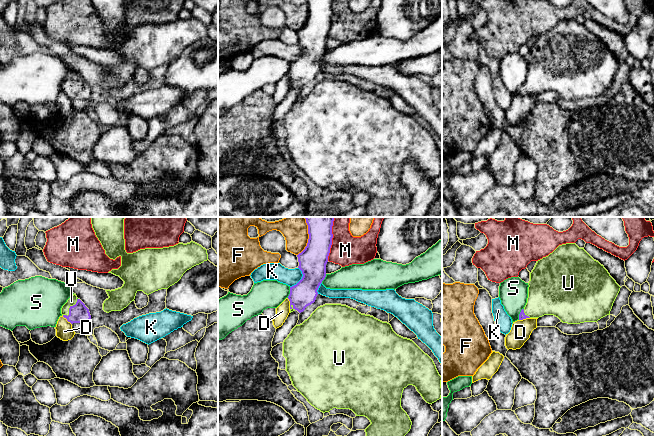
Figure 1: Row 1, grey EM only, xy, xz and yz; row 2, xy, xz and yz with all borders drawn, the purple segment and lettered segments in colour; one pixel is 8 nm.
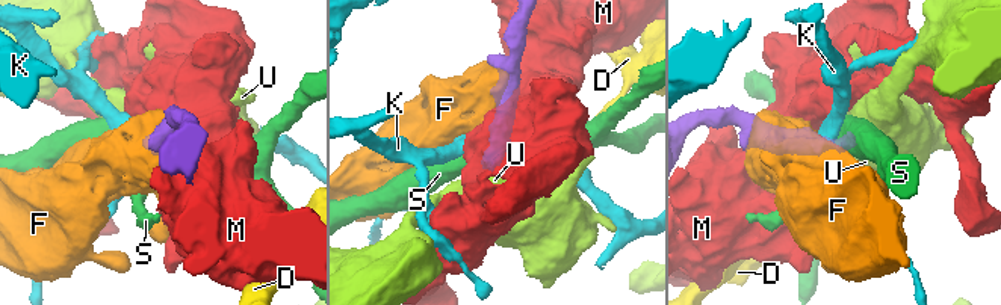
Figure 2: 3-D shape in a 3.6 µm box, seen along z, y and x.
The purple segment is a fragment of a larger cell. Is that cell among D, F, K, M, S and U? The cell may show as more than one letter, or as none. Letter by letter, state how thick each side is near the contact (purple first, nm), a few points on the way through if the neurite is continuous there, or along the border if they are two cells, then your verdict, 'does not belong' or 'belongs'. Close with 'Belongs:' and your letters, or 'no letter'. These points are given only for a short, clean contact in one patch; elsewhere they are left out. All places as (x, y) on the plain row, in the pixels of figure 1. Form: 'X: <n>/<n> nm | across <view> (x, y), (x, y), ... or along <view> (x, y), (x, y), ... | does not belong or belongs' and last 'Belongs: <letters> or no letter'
D: 160/140 nm | along xy (62, 91), (71, 100) | does not belong
F: 220/190 nm | does not belong
K: 220/140 nm | does not belong
M: 220/240 nm | does not belong
S: 50/240 nm | along yz (523, 84), (518, 95) | does not belong
U: 160/70 nm | across xy (79, 89), (69, 85), (71, 77) | belongs
Belongs: U

